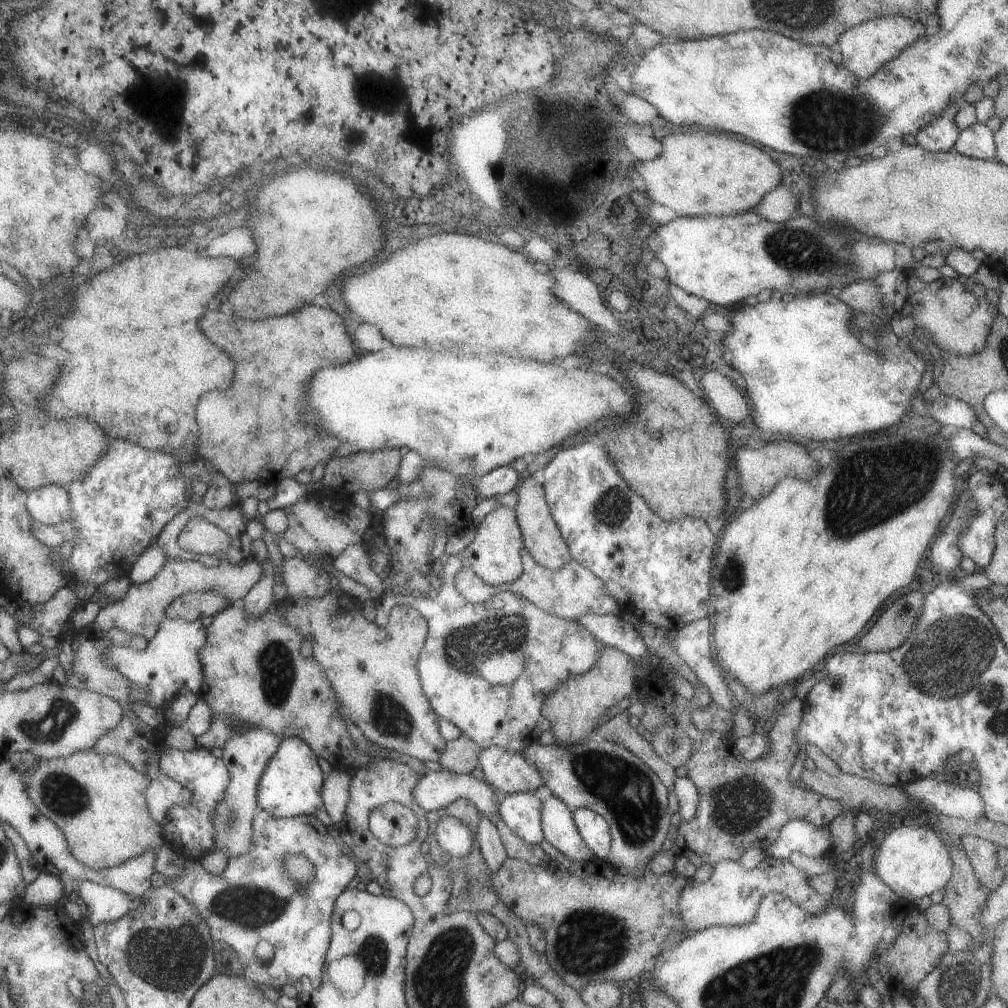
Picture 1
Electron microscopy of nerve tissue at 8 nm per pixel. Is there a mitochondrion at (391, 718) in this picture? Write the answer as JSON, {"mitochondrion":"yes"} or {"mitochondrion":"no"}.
{"mitochondrion":"yes"}

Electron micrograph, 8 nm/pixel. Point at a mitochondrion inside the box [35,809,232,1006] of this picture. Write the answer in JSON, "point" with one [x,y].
{"point":[172,961]}

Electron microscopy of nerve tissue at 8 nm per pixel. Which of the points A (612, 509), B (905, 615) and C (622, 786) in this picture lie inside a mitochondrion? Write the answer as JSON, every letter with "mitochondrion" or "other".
{"A":"mitochondrion","B":"mitochondrion","C":"mitochondrion"}

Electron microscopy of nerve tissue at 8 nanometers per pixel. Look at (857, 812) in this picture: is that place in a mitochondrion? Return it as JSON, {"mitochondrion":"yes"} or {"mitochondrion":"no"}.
{"mitochondrion":"no"}

